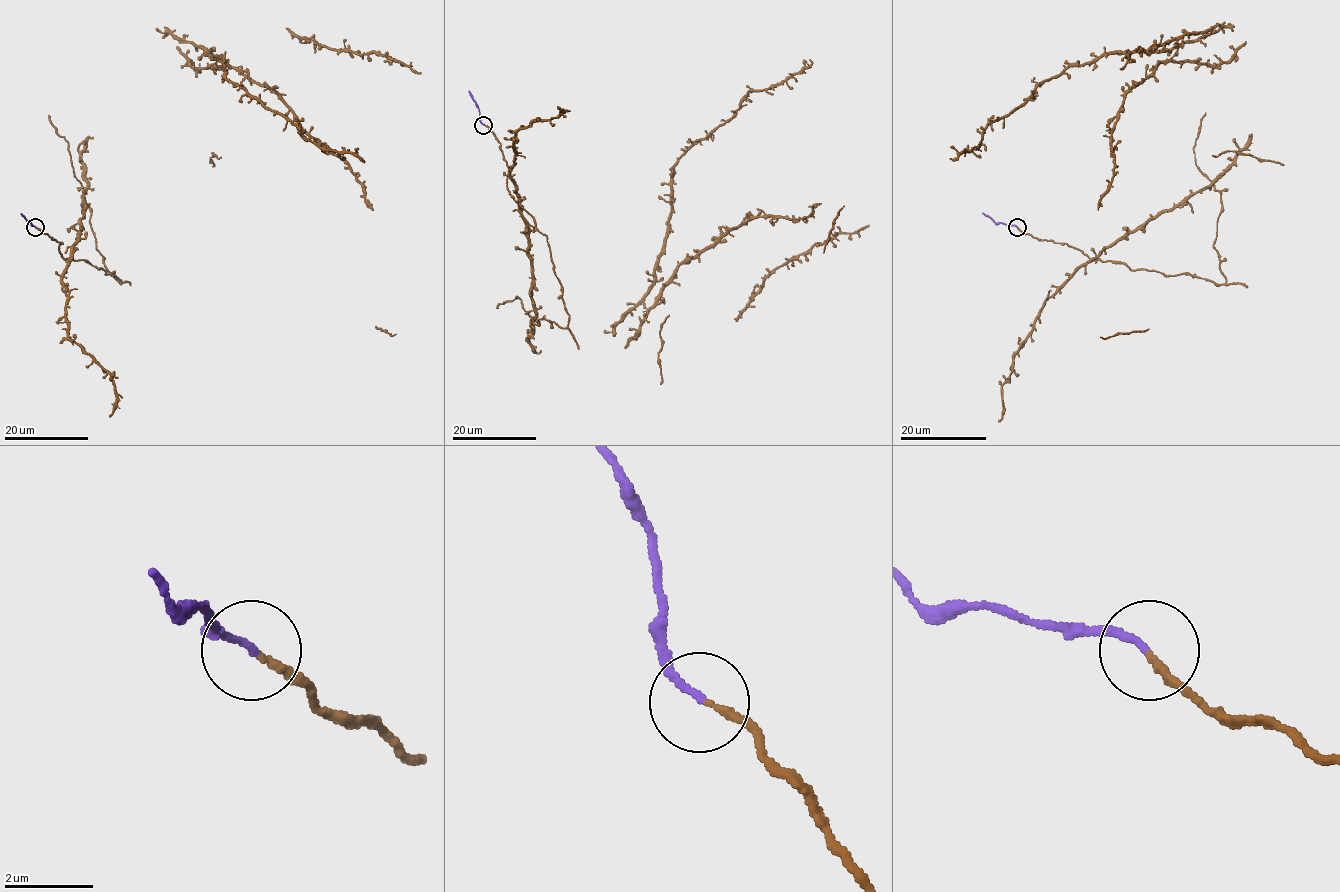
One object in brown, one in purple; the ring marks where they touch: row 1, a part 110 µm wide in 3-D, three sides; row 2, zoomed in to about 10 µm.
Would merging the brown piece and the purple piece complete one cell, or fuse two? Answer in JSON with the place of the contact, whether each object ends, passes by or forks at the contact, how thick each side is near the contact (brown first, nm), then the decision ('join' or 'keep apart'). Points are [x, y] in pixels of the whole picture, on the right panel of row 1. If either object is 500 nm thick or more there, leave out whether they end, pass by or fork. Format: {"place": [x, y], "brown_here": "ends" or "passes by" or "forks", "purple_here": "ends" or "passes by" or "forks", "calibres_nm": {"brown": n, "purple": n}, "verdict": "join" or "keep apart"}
{"place": [1017, 227], "brown_here": "ends", "purple_here": "ends", "calibres_nm": {"brown": 150, "purple": 150}, "verdict": "join"}

